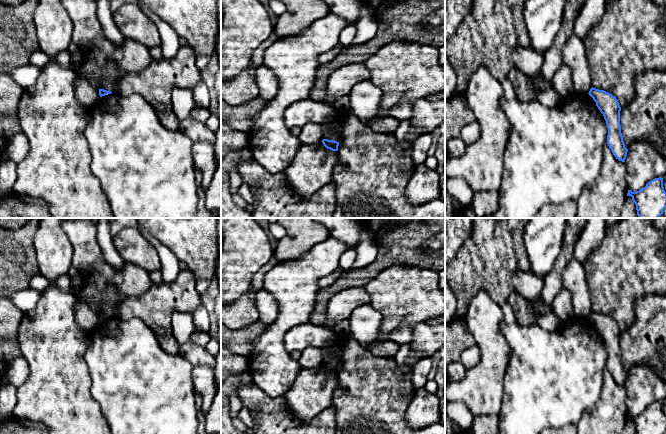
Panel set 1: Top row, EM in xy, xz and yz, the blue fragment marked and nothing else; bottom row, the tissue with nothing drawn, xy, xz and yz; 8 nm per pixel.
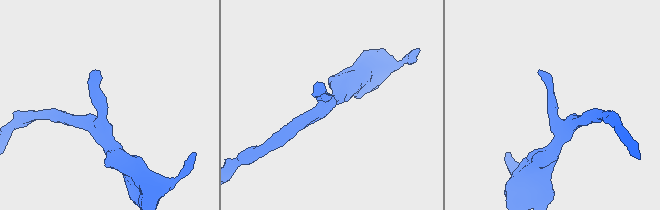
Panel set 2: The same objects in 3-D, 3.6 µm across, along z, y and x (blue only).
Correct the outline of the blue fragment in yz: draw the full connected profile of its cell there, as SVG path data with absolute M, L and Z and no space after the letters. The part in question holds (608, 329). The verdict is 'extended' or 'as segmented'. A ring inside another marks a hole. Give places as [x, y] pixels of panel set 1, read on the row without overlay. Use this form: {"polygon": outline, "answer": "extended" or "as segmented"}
{"polygon": "M591 312L588 317L596 326L596 330L603 338L608 352L607 368L613 379L619 385L625 386L628 373L625 371L620 349L621 331L618 324L612 318Z", "answer": "as segmented"}

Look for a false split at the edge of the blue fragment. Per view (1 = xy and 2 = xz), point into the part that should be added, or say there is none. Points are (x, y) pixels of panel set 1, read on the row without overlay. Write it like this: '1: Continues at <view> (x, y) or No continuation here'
1: No continuation here
2: No continuation here

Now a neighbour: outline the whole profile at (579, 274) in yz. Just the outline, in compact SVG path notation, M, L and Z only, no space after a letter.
M574 257L562 274L563 288L573 297L574 314L577 317L589 317L592 312L590 290L588 289L584 266Z

